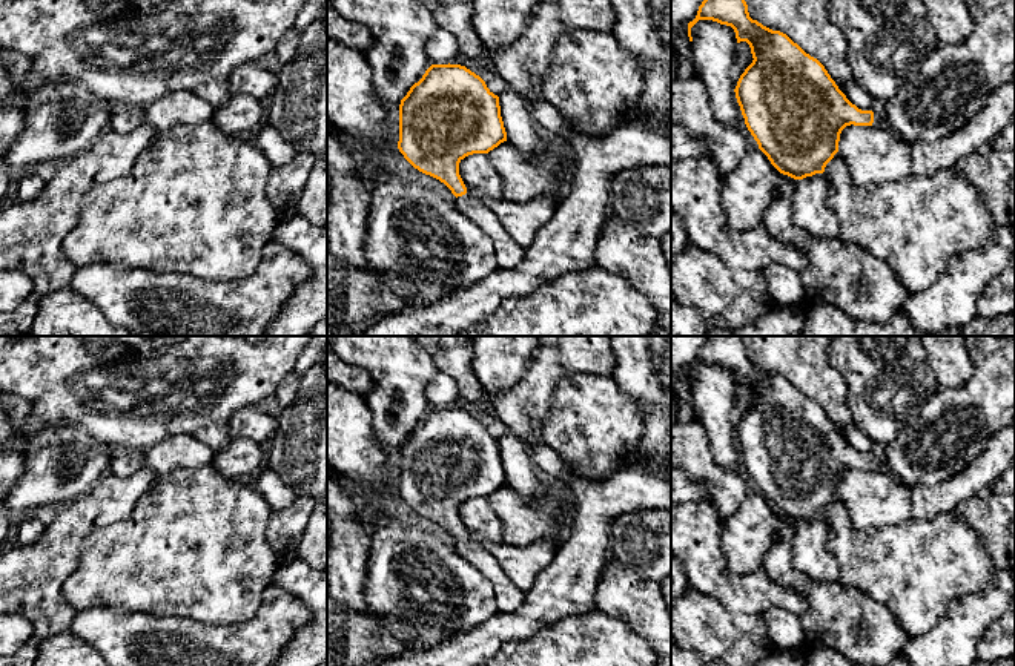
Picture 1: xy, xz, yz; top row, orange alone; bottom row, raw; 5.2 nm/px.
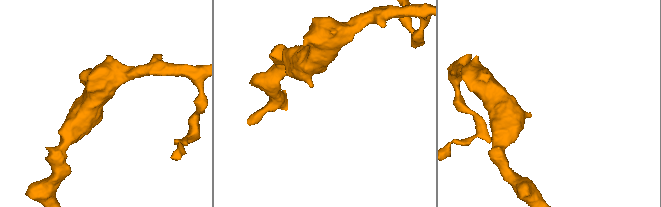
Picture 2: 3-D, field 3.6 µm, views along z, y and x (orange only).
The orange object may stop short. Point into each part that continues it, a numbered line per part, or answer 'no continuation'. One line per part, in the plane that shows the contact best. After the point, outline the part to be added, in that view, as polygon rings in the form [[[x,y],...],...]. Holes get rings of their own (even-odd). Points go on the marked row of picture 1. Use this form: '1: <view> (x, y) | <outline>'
1: xz (509, 255) | [[[465,193],[458,196],[453,206],[491,238],[499,267],[514,269],[525,259],[527,249],[517,246],[511,239],[493,210],[490,210],[476,196]]]

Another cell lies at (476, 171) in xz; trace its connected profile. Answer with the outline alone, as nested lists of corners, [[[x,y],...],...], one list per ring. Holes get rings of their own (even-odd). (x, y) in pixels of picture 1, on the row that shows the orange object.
[[[473,153],[461,160],[459,175],[467,189],[476,189],[493,199],[502,196],[502,180],[487,153]]]

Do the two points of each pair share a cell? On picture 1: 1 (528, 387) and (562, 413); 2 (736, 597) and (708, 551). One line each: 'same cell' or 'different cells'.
1: different cells
2: same cell

